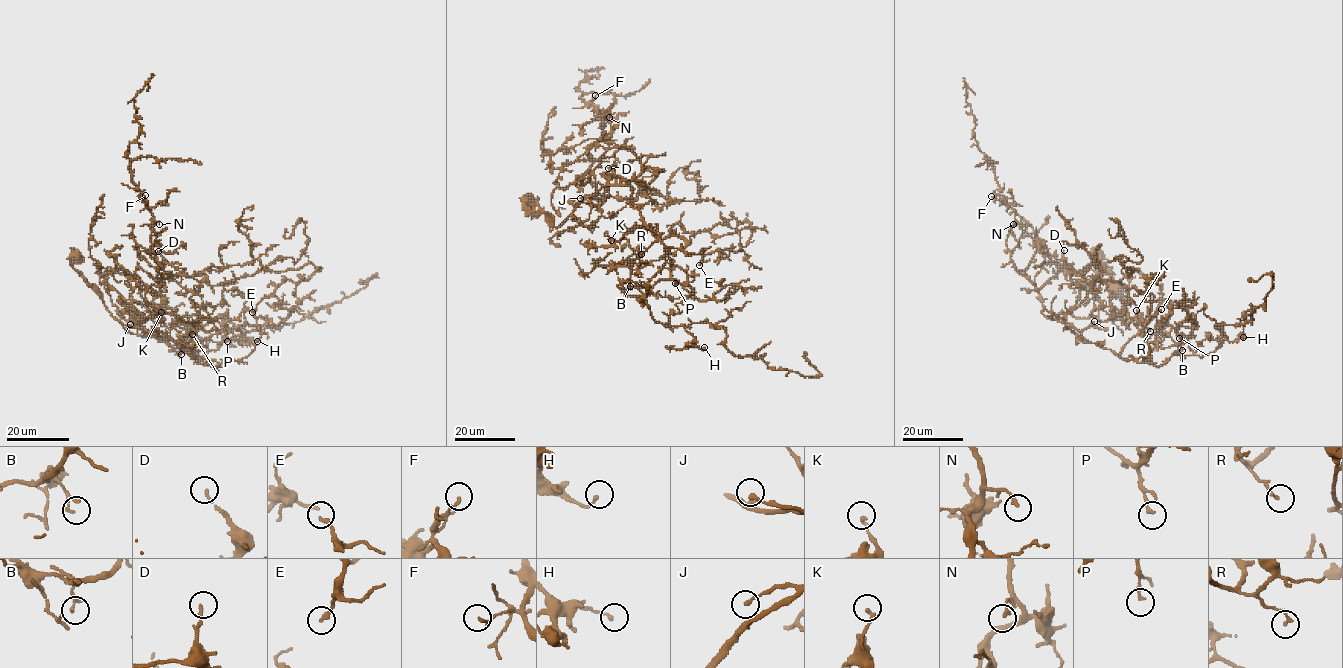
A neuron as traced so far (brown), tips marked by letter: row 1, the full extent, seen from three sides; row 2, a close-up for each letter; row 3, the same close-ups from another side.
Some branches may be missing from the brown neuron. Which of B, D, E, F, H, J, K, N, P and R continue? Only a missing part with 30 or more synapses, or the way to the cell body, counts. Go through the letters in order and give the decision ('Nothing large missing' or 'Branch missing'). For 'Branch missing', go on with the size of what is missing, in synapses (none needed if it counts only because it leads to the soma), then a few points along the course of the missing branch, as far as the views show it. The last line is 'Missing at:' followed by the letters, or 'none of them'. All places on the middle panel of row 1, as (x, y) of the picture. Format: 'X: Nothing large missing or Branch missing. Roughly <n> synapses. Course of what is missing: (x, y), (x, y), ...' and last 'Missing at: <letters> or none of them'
B: Nothing large missing
D: Nothing large missing
E: Nothing large missing
F: Nothing large missing
H: Nothing large missing
J: Nothing large missing
K: Nothing large missing
N: Nothing large missing
P: Nothing large missing
R: Nothing large missing
Missing at: none of them

